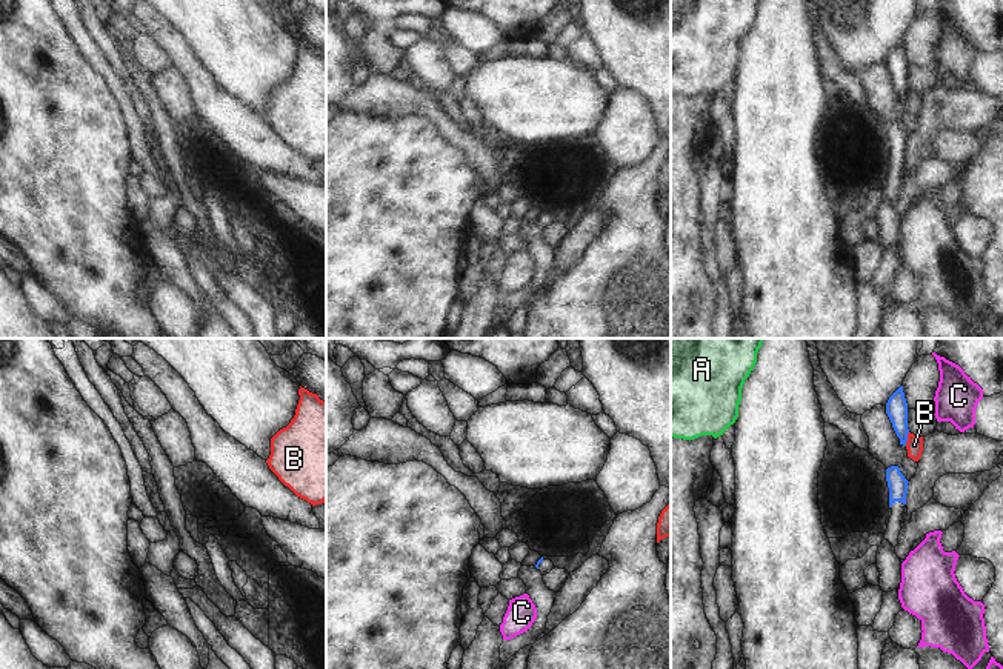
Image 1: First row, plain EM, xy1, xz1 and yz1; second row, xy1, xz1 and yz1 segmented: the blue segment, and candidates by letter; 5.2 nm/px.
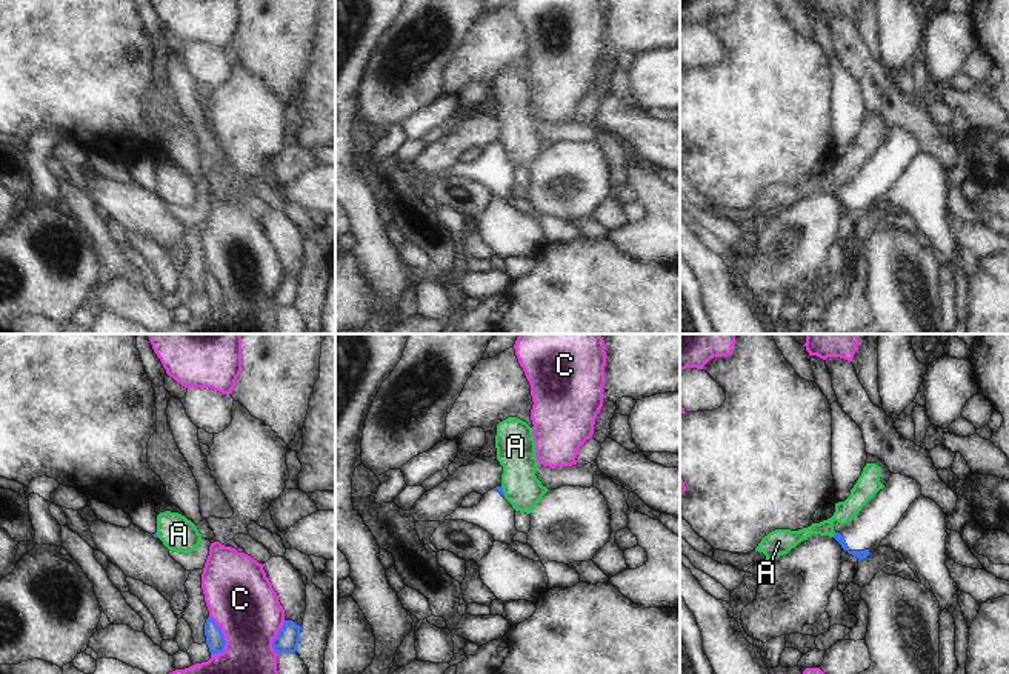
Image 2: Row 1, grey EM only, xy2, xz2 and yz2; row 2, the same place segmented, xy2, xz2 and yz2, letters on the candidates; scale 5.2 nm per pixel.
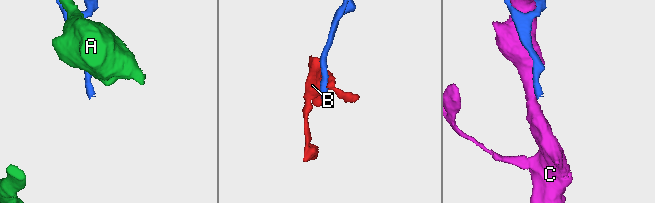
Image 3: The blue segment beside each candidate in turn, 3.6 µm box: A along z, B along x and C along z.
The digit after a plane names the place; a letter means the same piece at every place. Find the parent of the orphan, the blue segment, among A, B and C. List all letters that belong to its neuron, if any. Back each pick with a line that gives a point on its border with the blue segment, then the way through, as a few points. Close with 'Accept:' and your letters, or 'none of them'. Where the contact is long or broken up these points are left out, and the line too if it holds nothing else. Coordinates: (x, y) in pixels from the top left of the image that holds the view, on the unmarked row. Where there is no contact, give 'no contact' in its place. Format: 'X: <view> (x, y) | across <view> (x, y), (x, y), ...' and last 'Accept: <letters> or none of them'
Accept: none of them

